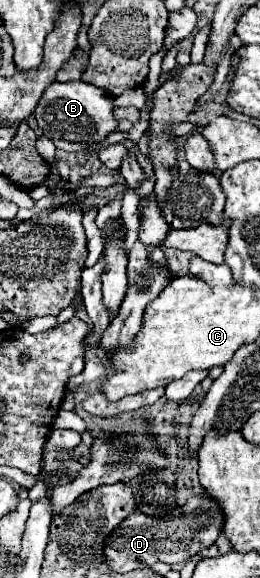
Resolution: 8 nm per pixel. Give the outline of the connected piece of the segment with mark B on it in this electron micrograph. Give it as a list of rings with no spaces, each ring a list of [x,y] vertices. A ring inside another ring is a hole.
[[[55,81],[41,97],[35,119],[43,129],[43,135],[49,137],[57,149],[63,151],[87,151],[89,147],[105,141],[111,133],[117,131],[117,117],[113,115],[113,99],[101,89],[87,85],[85,81]]]

